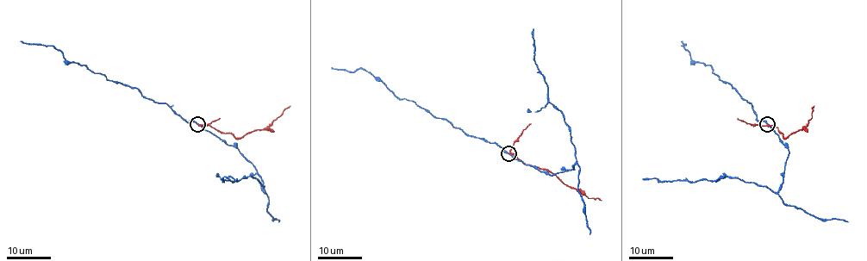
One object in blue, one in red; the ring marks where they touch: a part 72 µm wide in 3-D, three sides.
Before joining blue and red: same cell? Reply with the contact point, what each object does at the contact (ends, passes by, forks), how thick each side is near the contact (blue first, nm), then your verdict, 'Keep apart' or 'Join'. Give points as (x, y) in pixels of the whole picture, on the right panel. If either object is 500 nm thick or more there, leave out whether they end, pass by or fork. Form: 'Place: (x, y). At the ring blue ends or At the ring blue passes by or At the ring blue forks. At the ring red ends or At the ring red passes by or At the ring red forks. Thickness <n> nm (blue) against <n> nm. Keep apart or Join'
Place: (767, 124). At the ring blue passes by. At the ring red passes by. Thickness 180 nm (blue) against 200 nm. Keep apart

